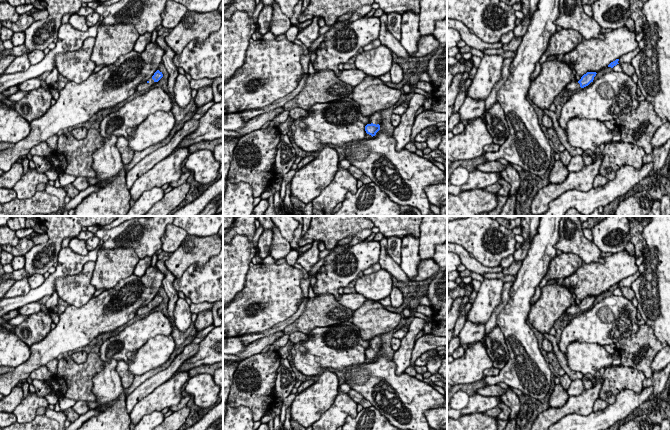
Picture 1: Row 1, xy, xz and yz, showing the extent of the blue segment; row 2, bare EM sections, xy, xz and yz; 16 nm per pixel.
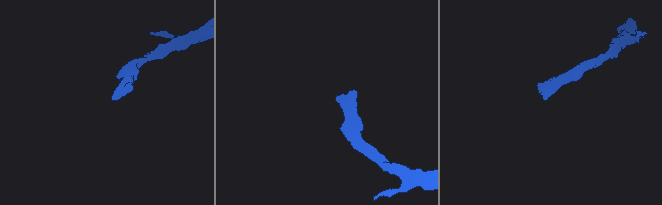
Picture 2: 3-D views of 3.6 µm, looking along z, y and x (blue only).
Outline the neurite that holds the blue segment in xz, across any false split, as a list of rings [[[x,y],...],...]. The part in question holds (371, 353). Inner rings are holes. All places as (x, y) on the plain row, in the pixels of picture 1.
[[[375,336],[374,338],[368,340],[369,346],[365,350],[365,355],[367,358],[372,361],[376,359],[376,357],[380,354],[380,349],[378,348],[382,343],[382,339],[380,336]]]

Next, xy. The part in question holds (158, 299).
[[[157,294],[154,297],[154,299],[152,300],[152,303],[150,305],[140,307],[137,310],[137,313],[136,313],[135,316],[147,315],[154,306],[158,306],[162,301],[163,301],[162,296],[160,296],[159,294]]]

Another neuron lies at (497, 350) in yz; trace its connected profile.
[[[497,325],[485,336],[487,354],[493,362],[493,367],[503,369],[510,358],[504,335]]]

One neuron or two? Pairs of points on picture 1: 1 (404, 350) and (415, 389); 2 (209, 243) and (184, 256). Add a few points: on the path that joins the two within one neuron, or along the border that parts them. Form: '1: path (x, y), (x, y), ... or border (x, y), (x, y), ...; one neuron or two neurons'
1: border (391, 359), (394, 363), (395, 372), (402, 374); two neurons
2: path (203, 248), (190, 253); one neuron

